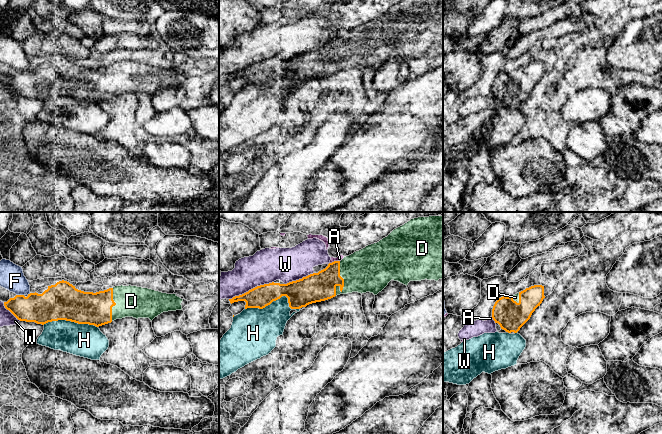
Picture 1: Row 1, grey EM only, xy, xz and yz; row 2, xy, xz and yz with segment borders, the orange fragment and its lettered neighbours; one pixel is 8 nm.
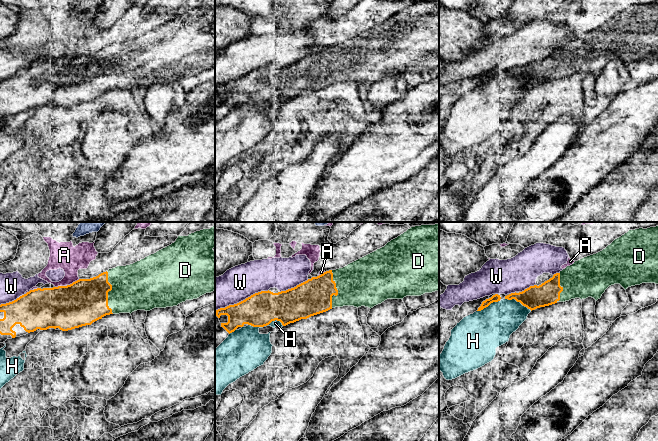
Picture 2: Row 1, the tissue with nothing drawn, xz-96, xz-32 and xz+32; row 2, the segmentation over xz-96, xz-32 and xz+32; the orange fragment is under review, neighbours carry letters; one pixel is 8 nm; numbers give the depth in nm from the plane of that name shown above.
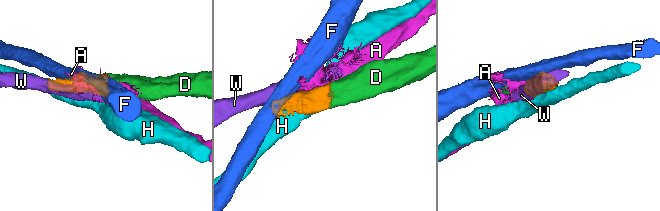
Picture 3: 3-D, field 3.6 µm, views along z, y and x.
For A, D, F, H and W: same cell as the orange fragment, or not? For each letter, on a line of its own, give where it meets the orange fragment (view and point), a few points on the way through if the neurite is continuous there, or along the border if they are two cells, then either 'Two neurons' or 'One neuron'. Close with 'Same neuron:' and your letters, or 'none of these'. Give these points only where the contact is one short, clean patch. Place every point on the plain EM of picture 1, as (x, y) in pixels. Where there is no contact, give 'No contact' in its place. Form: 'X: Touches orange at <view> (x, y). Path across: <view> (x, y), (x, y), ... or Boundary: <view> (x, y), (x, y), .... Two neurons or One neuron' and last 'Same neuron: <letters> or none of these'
A: Touches orange at xz (334, 37). Two neurons
D: Touches orange at xz (343, 59). One neuron
F: Touches orange at xy (20, 71). Boundary: xy (16, 70), (23, 71). Two neurons
H: Touches orange at xz (275, 76). Two neurons
W: Touches orange at xz (251, 65). Two neurons
Same neuron: D

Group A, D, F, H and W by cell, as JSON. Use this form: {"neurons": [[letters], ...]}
{"neurons": [["A", "W"], ["D"], ["F"], ["H"]]}

